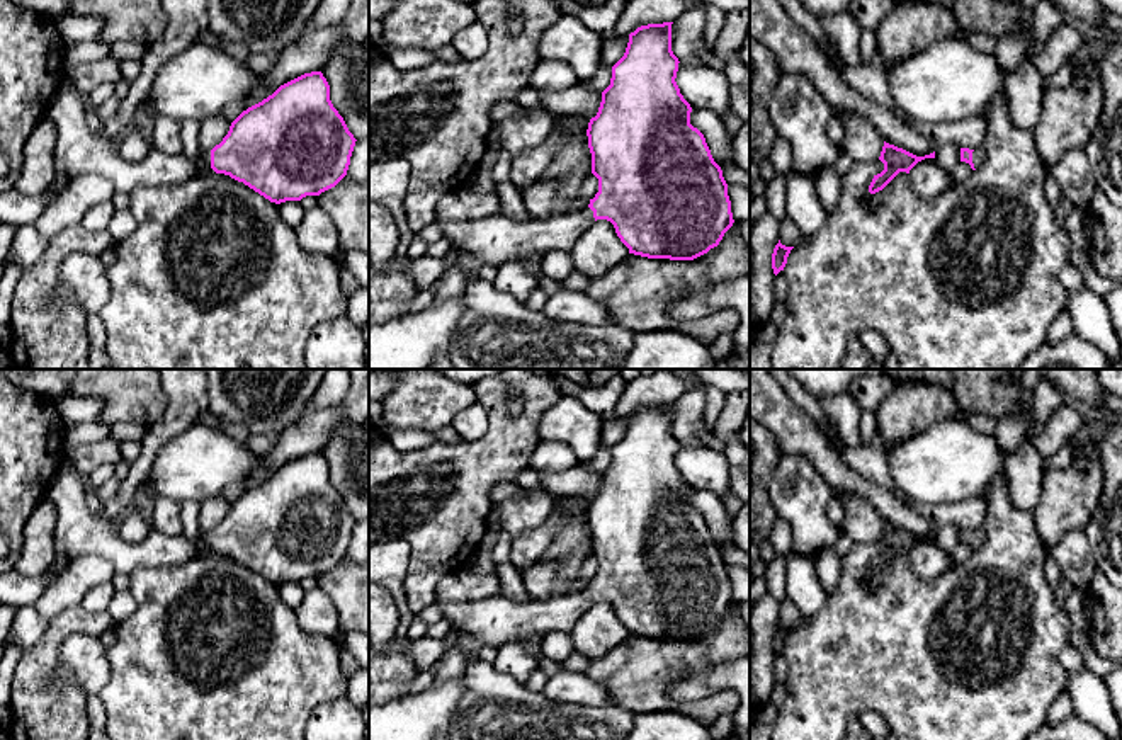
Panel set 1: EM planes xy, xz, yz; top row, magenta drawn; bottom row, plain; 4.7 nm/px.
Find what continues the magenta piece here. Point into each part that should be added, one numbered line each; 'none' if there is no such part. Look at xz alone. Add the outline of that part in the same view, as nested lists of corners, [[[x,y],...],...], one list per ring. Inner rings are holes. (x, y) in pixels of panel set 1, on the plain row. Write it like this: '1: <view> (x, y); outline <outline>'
1: xz (493, 621); outline [[[585,589],[549,601],[513,602],[500,595],[439,606],[452,628],[471,633],[483,645],[502,646],[515,638],[542,636],[549,631],[570,633],[593,602],[593,592]]]

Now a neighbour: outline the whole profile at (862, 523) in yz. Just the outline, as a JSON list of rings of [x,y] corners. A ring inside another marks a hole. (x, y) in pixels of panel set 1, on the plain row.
[[[847,492],[835,493],[845,509],[845,521],[842,531],[845,531],[853,543],[874,543],[879,541],[884,522],[872,509],[870,502],[858,495]]]

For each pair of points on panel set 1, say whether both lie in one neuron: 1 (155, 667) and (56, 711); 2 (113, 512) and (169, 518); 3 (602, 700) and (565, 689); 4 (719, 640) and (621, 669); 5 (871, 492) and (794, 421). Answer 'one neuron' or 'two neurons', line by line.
1: two neurons
2: two neurons
3: one neuron
4: one neuron
5: one neuron

